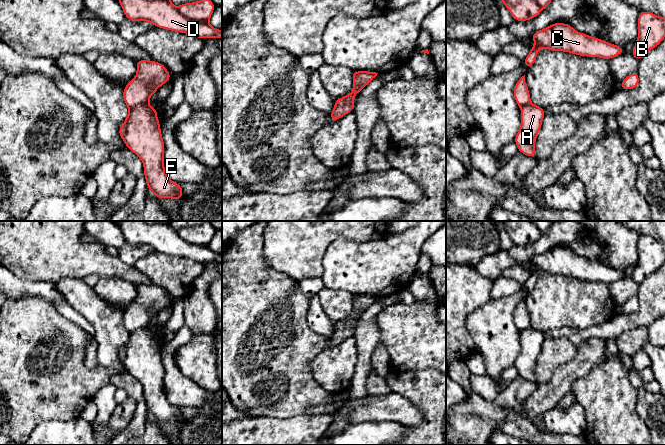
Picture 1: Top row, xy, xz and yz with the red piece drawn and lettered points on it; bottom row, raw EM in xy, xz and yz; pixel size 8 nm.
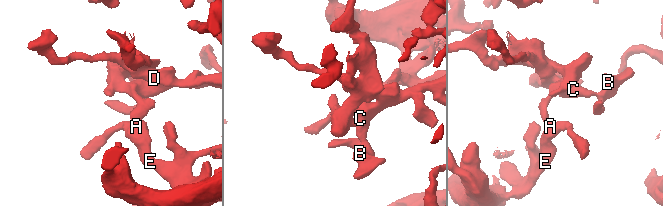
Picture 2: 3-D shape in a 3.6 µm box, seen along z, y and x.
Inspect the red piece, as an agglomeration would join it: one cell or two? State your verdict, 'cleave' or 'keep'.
cleave

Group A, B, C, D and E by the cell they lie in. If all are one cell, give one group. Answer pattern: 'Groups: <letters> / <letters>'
Groups: A D E / B C

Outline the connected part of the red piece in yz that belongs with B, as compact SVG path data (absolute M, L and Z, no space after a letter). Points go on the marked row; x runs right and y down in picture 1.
M640 11L638 16L638 38L630 55L641 60L651 49L658 46L665 37L665 18L649 11Z

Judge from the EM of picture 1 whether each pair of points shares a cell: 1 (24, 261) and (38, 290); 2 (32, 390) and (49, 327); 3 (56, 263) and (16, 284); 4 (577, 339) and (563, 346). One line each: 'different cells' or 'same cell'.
1: different cells
2: same cell
3: different cells
4: different cells

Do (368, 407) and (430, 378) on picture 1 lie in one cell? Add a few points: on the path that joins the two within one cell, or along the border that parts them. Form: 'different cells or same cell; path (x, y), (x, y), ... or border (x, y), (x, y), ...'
same cell; path (383, 407), (394, 407), (404, 404), (415, 393)

